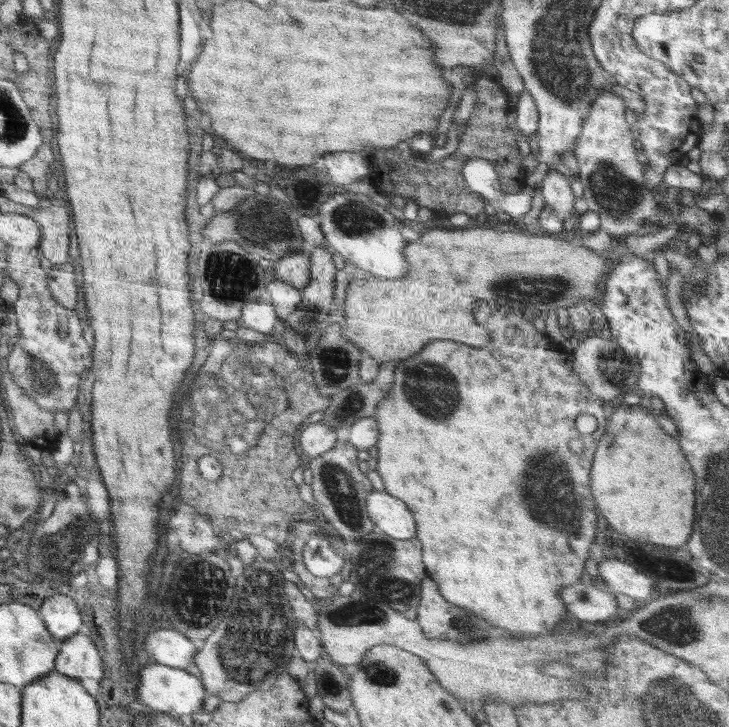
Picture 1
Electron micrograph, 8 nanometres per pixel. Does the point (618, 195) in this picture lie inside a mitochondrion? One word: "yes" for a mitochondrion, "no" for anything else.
yes

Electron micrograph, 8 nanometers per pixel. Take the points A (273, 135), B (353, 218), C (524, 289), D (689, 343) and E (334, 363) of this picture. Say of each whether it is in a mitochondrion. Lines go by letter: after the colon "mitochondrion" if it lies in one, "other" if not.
A: other
B: mitochondrion
C: mitochondrion
D: other
E: mitochondrion

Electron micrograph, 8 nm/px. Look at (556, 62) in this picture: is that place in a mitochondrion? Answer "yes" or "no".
yes

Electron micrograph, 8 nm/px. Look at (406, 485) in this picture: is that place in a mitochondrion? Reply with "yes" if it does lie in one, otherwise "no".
no

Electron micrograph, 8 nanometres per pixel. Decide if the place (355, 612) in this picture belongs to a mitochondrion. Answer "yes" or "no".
yes

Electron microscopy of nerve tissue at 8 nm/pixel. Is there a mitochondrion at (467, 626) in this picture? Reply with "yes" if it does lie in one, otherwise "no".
yes

